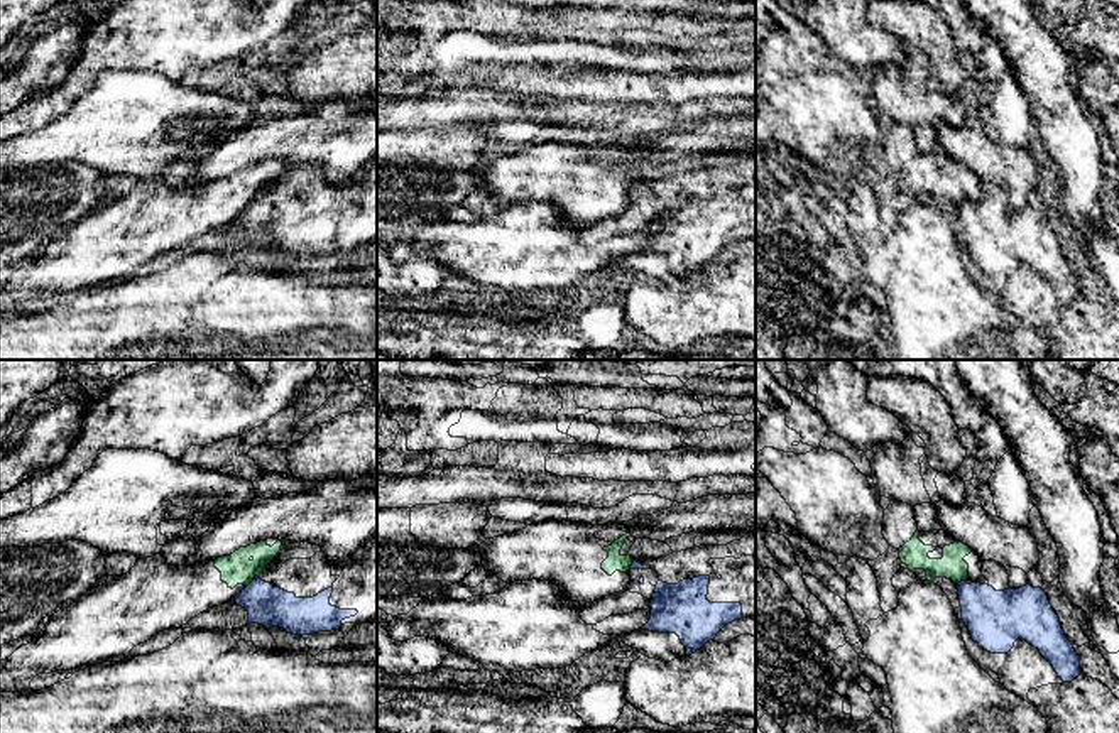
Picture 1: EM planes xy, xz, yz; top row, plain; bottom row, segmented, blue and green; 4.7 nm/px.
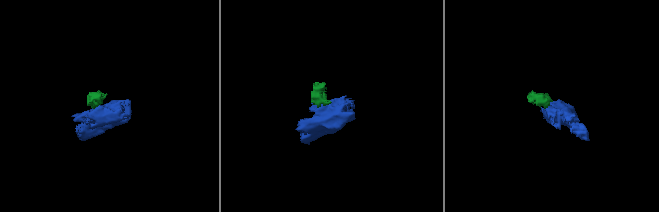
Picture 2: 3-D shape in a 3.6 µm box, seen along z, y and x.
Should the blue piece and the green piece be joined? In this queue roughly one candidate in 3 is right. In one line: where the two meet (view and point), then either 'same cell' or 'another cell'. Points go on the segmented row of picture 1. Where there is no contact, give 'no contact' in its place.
xy (252, 581) | another cell

